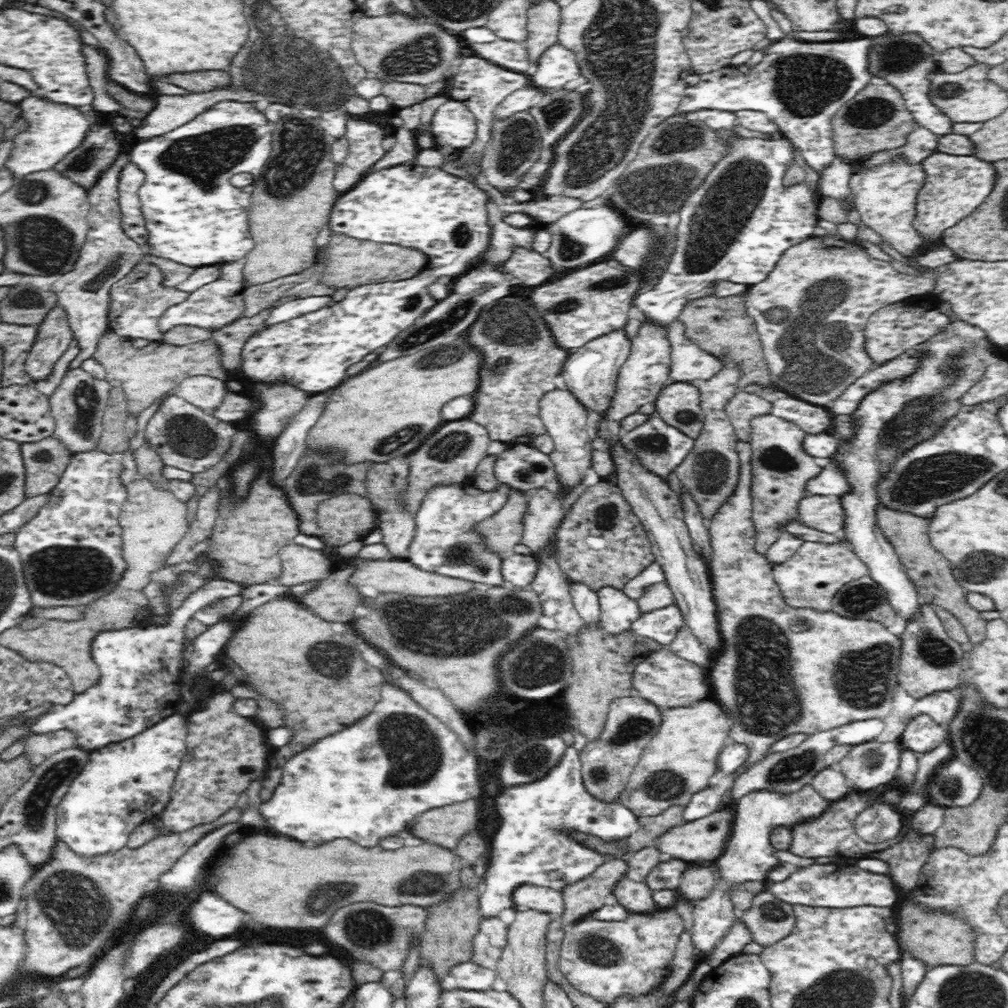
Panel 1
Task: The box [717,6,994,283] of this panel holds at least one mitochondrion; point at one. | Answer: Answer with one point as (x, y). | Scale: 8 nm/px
(806, 84)

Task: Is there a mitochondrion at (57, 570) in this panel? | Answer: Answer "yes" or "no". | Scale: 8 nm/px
yes

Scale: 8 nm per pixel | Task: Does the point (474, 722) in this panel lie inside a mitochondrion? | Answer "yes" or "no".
no

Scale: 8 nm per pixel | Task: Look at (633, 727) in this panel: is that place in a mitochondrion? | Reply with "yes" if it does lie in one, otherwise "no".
yes

